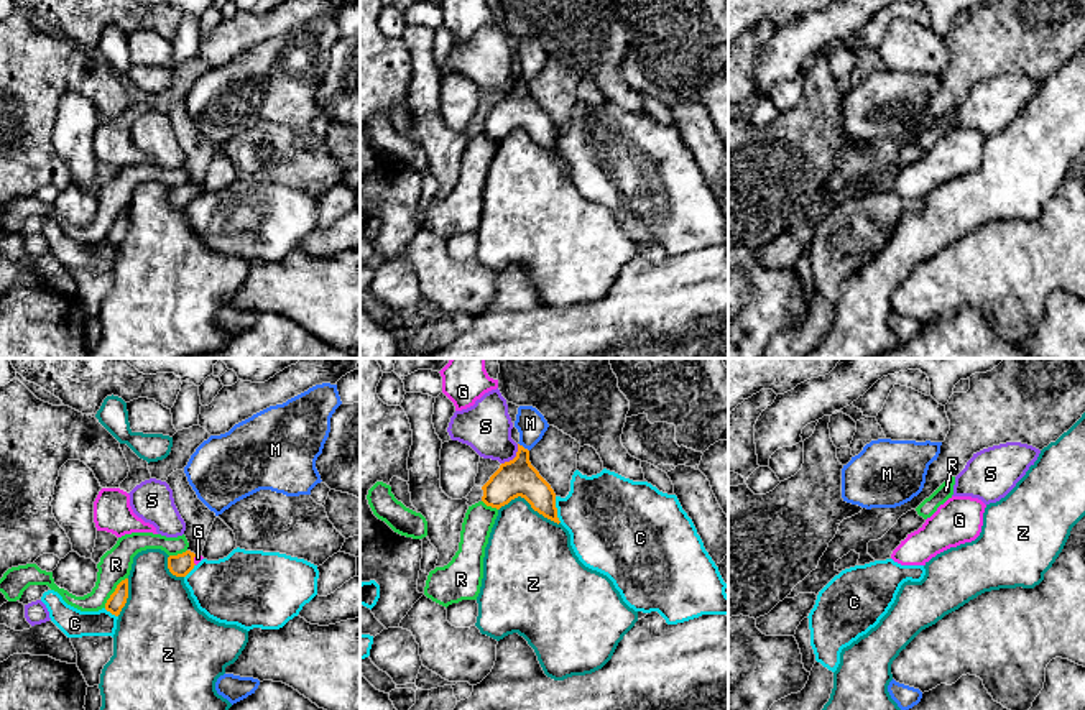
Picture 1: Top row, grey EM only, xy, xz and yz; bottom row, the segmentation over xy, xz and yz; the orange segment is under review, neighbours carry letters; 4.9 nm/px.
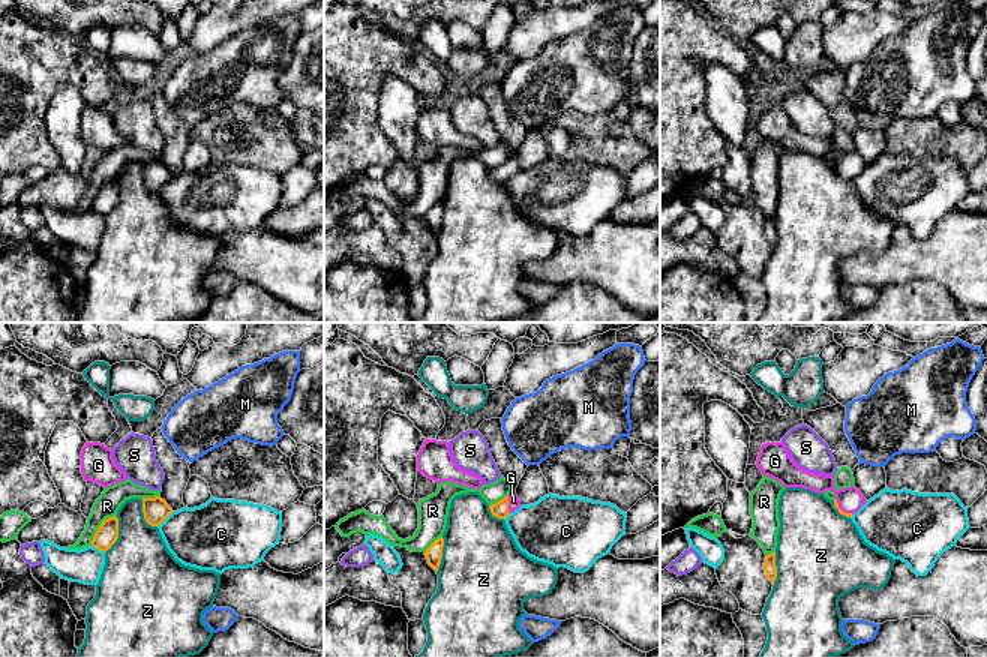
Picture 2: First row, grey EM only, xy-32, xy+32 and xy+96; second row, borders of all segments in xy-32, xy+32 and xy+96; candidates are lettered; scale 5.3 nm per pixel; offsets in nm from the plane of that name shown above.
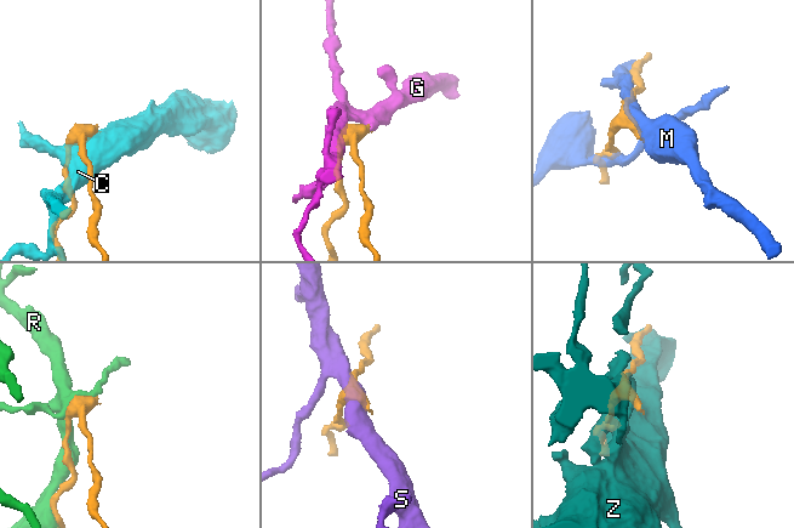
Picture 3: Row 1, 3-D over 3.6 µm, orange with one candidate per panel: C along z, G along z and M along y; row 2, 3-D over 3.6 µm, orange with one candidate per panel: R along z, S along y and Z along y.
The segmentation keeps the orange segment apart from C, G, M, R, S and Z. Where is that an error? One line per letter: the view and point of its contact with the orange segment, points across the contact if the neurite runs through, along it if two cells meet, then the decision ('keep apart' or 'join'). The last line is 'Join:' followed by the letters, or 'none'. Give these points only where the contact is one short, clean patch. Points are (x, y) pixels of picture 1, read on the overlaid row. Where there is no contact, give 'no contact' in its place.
C: xz (556, 510) | keep apart
G: xy (193, 559) | across xy (181, 564), (193, 559), (198, 557) | join
M: xz (521, 446) | keep apart
R: xy (114, 592) | keep apart
S: xz (515, 457) | along xz (518, 444), (517, 454), (502, 464) | keep apart
Z: xz (530, 503) | keep apart
Join: G

